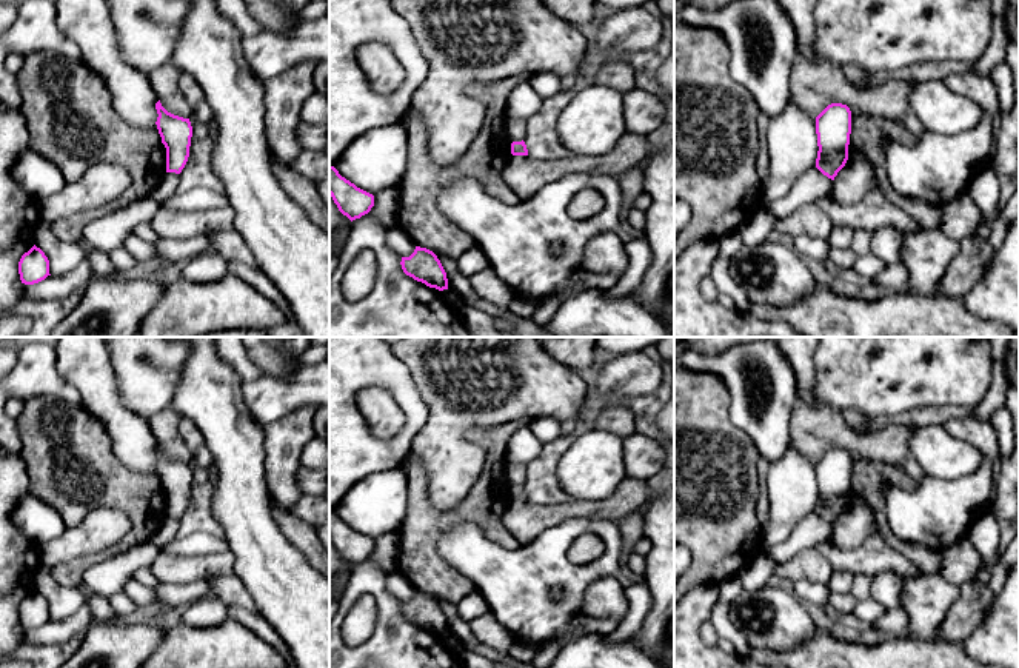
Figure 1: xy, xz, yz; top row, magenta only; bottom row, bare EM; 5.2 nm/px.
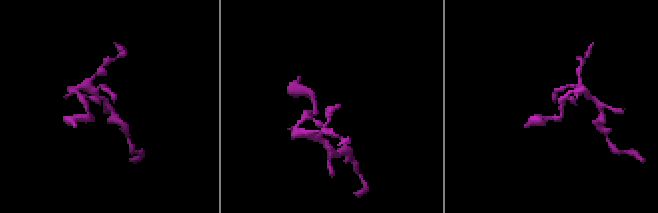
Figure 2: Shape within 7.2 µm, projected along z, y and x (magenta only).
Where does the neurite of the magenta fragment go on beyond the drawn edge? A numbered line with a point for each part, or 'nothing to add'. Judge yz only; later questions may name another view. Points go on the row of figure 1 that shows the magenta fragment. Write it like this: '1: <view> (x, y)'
nothing to add

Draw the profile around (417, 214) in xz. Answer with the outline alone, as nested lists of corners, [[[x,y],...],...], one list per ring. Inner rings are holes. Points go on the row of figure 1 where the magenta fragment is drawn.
[[[520,74],[486,86],[473,86],[473,95],[485,102],[485,119],[476,140],[453,165],[431,162],[426,129],[414,103],[403,112],[399,123],[406,132],[408,155],[399,183],[394,226],[400,228],[416,246],[454,260],[469,248],[471,239],[466,231],[449,220],[437,205],[439,191],[451,180],[471,175],[493,197],[510,205],[520,200],[502,175],[513,155],[505,128],[505,105],[513,88],[530,78],[530,74]]]

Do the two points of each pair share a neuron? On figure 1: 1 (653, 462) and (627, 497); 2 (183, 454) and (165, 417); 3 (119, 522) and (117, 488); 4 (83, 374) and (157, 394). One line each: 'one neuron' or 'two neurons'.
1: two neurons
2: one neuron
3: two neurons
4: two neurons

